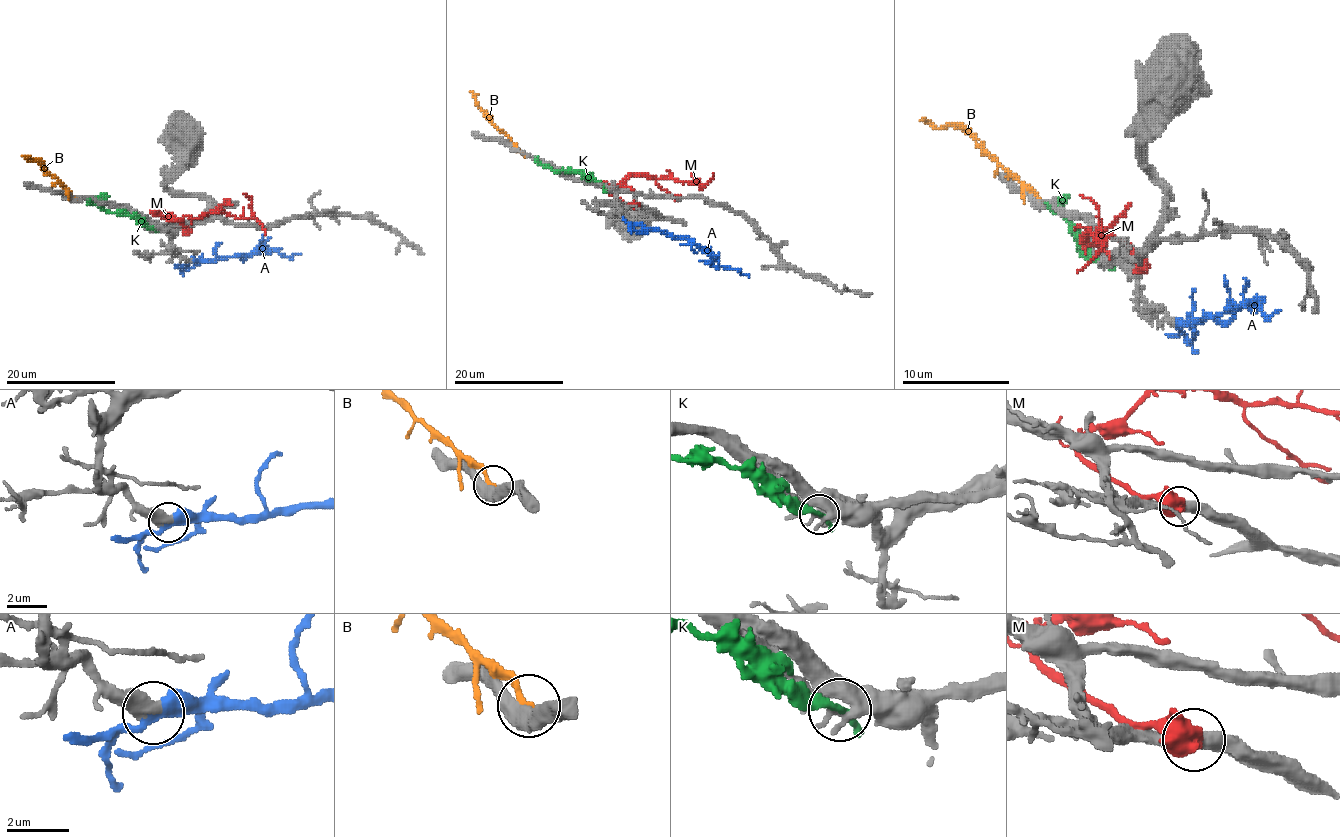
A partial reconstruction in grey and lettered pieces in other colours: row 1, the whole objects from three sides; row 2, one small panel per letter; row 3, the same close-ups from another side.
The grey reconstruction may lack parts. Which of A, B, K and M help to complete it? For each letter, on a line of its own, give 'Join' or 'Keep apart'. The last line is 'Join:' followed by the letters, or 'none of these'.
A: Join
B: Keep apart
K: Keep apart
M: Keep apart
Join: A

